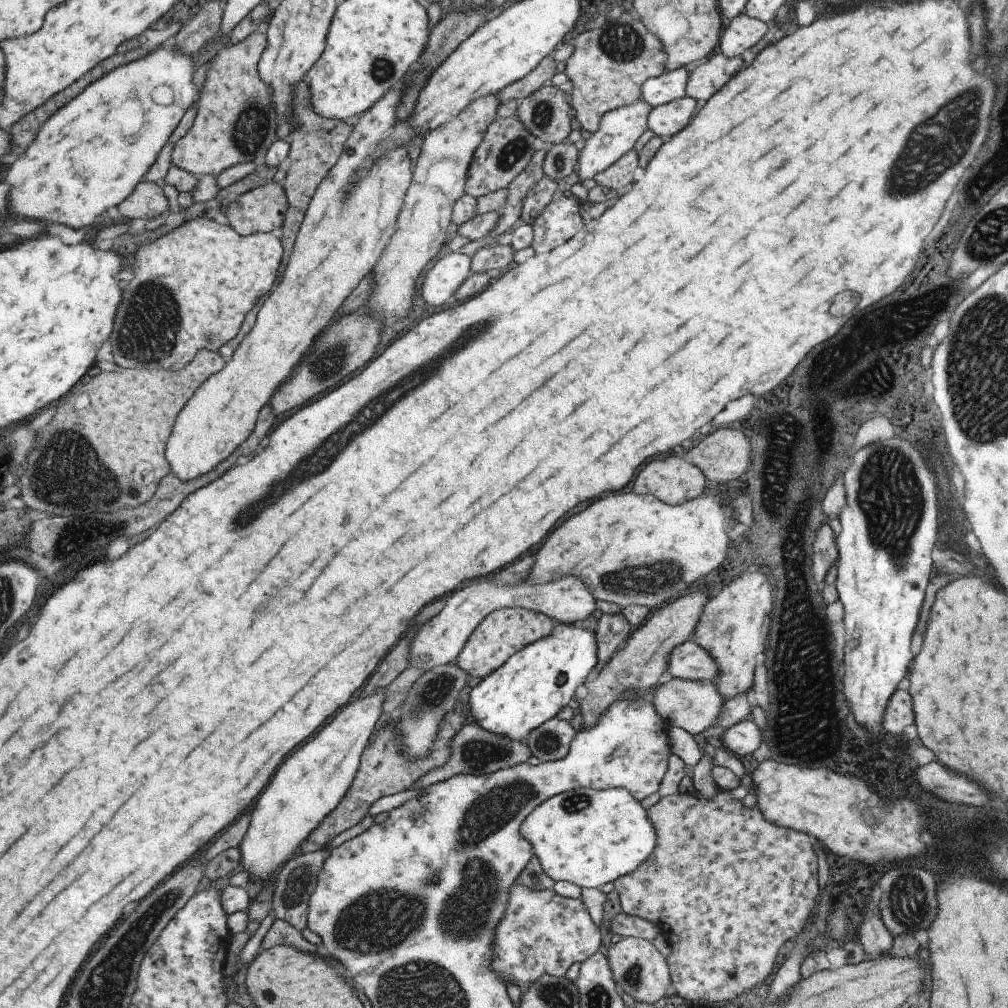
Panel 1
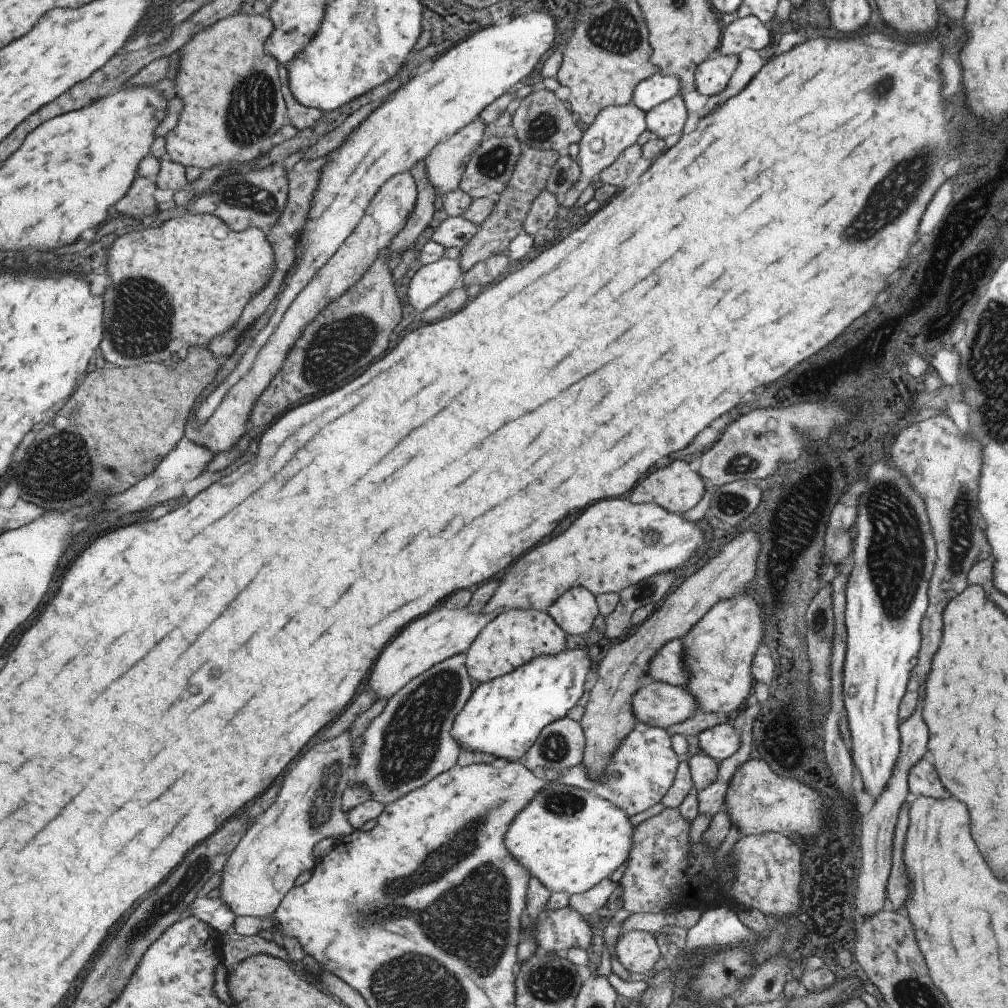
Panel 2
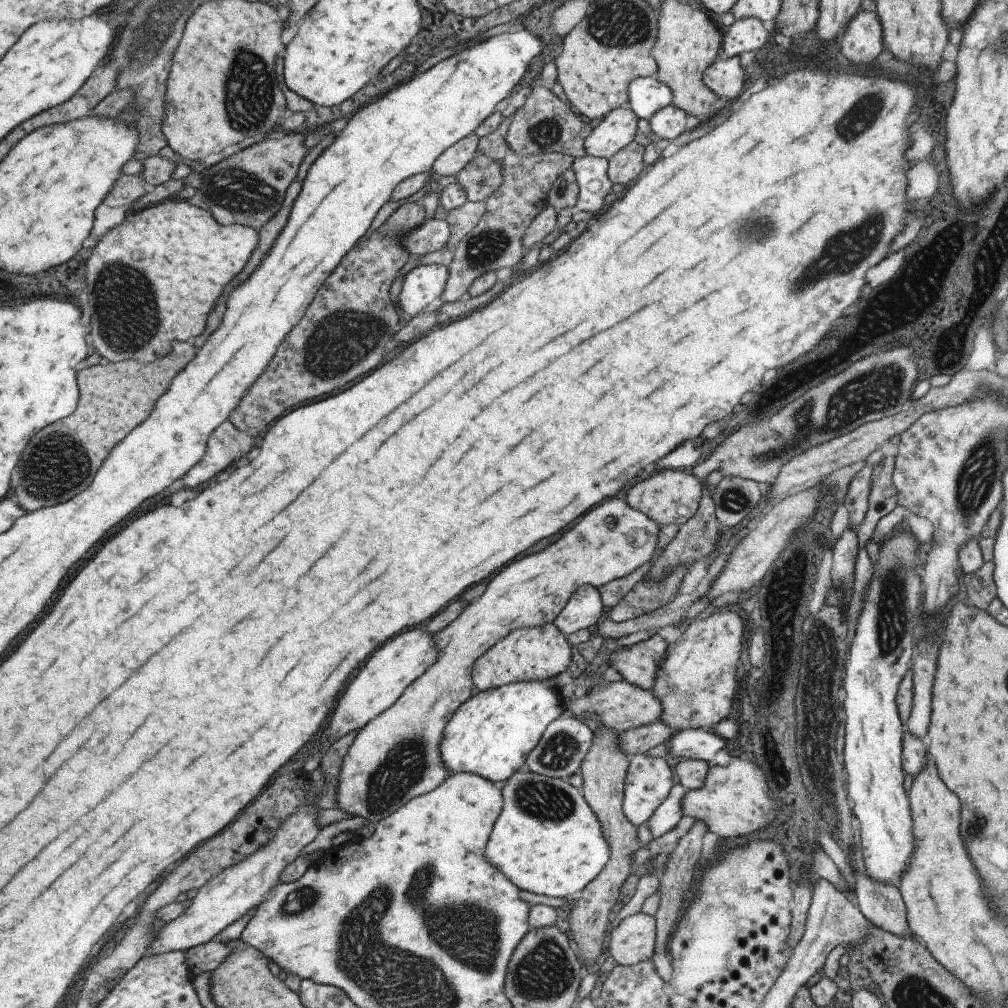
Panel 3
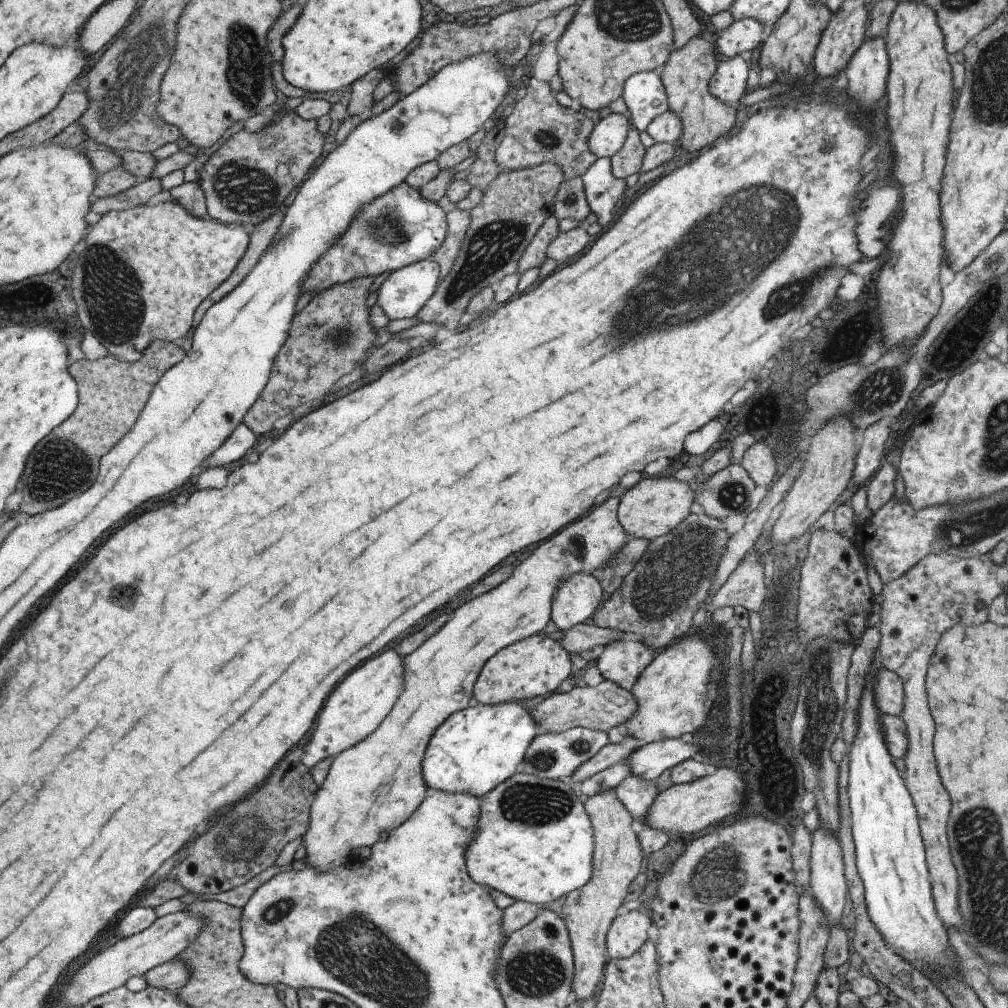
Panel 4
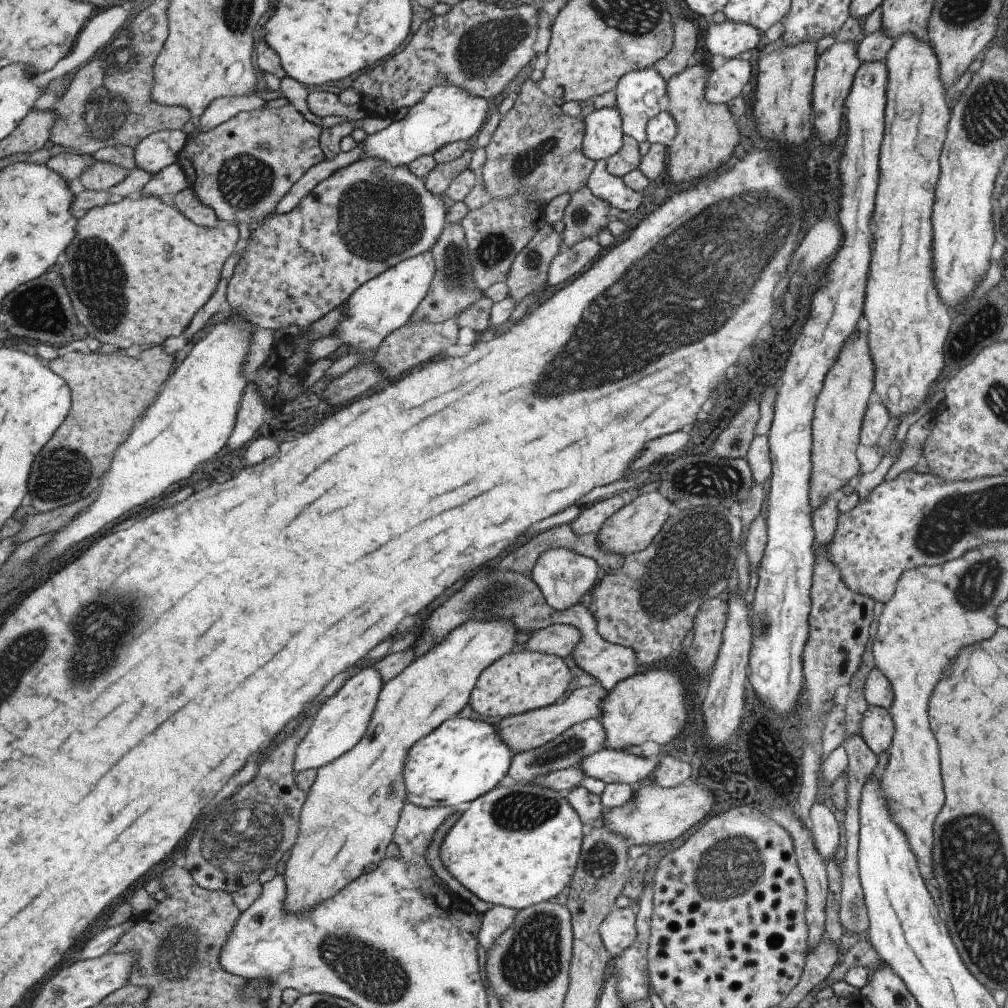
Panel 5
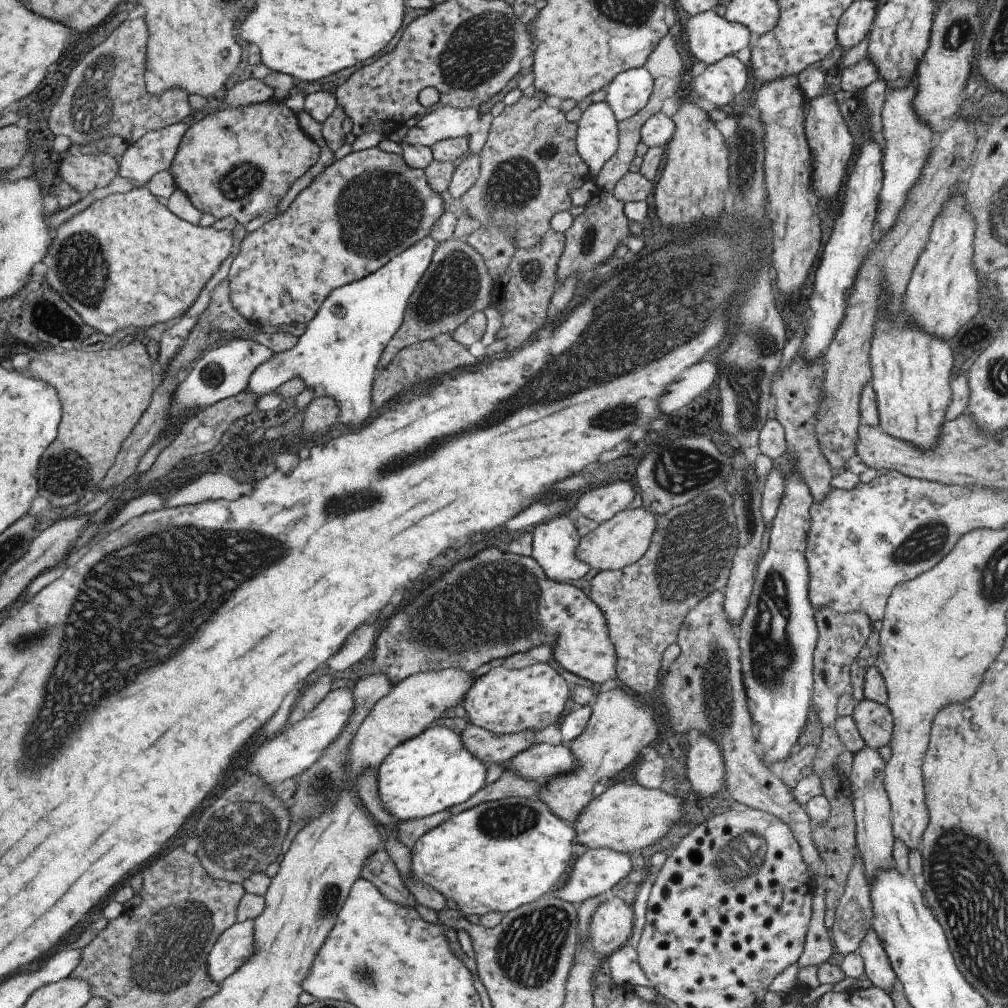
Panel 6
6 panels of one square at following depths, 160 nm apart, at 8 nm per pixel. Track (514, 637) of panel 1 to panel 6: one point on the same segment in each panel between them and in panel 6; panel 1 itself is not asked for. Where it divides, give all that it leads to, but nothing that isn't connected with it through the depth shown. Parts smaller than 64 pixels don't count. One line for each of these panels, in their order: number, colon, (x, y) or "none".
2: (514, 637)
3: (539, 653)
4: (534, 666)
5: (516, 683)
6: (502, 701)

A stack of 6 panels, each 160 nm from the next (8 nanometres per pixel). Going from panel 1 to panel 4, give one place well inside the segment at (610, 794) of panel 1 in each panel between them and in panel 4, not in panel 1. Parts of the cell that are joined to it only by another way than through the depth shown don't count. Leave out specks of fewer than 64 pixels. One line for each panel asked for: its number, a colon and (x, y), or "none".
2: (569, 839)
3: (546, 840)
4: (533, 842)

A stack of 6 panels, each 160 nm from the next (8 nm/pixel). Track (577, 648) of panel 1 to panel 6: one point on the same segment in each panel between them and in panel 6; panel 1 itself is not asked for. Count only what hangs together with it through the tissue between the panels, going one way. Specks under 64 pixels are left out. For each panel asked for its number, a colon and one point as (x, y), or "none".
2: (502, 717)
3: (489, 735)
4: (472, 751)
5: (462, 759)
6: (427, 774)

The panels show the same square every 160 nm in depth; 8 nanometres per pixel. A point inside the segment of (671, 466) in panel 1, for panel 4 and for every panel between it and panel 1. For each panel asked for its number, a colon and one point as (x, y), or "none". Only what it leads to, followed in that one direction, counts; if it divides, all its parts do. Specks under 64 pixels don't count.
2: (676, 488)
3: (670, 497)
4: (653, 507)

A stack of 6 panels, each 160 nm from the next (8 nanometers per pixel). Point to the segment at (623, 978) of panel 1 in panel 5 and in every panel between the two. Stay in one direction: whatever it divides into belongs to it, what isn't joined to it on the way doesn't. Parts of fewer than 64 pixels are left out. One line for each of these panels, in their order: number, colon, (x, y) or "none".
2: (636, 951)
3: (632, 940)
4: (626, 933)
5: (617, 930)

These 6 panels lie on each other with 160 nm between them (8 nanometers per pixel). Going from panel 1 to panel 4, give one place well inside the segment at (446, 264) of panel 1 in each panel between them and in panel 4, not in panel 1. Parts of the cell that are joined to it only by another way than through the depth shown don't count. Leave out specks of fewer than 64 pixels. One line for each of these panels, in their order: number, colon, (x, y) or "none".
2: (431, 282)
3: (421, 286)
4: (401, 295)

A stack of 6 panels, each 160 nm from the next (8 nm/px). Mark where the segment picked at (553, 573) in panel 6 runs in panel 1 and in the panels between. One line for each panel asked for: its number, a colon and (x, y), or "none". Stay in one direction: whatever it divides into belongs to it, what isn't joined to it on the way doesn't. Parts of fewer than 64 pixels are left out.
1: (439, 641)
2: (574, 611)
3: (582, 610)
4: (578, 597)
5: (562, 575)

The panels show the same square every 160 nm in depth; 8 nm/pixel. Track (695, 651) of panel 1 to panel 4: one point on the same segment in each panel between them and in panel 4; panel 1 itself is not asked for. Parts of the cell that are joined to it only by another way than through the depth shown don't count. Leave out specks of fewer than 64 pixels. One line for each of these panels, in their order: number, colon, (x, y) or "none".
2: (667, 665)
3: (637, 664)
4: (622, 661)

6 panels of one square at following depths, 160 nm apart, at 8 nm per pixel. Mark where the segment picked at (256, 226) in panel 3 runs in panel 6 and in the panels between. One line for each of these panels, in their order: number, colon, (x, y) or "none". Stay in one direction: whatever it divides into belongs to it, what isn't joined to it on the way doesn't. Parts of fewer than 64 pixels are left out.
4: (245, 180)
5: (241, 168)
6: (237, 162)

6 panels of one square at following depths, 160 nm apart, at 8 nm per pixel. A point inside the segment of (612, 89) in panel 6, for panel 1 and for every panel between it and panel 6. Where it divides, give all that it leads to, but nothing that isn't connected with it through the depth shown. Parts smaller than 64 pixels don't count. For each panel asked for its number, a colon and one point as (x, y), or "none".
1: (670, 85)
2: (649, 93)
3: (646, 95)
4: (643, 93)
5: (639, 95)

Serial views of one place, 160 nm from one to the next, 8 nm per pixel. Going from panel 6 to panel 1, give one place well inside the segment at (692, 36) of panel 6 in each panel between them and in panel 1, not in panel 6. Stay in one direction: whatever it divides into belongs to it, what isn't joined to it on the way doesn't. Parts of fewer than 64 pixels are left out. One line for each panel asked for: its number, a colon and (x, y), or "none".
1: (742, 32)
2: (747, 32)
3: (743, 35)
4: (739, 38)
5: (727, 39)

